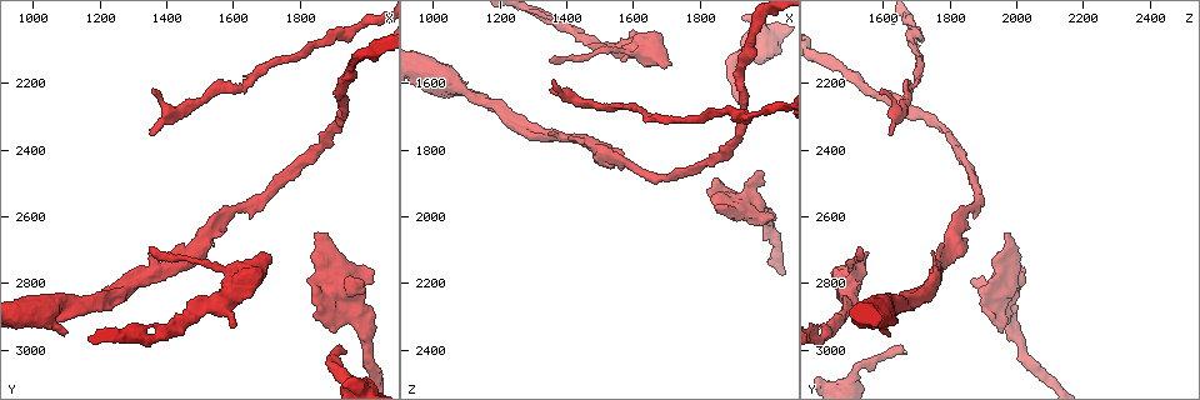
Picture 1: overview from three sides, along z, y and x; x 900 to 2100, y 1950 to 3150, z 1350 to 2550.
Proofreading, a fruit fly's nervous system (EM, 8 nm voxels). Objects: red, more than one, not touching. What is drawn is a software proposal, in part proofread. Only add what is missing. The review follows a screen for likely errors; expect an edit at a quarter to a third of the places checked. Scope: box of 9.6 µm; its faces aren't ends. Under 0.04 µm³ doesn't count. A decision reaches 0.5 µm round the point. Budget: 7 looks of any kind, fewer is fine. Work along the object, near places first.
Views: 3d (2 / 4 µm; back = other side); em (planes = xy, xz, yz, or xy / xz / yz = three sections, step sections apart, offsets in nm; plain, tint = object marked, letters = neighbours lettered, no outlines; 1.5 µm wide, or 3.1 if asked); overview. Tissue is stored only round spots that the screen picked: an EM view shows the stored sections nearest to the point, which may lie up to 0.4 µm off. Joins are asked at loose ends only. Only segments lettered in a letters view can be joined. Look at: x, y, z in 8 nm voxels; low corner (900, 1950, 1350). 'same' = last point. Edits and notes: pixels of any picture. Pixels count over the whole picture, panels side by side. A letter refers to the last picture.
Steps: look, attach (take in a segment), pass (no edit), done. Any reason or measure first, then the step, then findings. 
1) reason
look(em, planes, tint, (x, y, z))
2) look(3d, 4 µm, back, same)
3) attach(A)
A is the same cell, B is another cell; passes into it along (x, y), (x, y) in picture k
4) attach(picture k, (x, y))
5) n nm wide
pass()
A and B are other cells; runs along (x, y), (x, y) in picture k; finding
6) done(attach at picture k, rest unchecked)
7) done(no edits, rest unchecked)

free end
look(em, xz, step 4, letters, (1100, 2950, 1620))

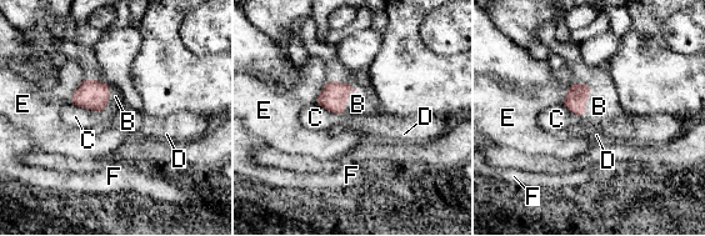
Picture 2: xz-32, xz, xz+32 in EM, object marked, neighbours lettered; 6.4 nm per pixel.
cut it another way
look(em, planes, letters, same)

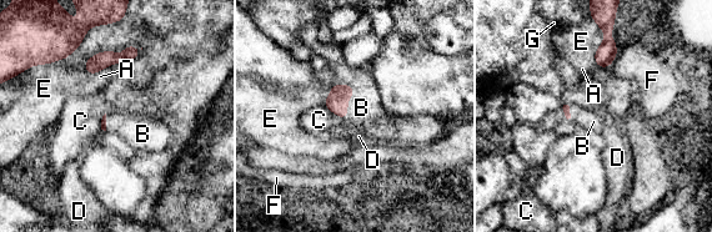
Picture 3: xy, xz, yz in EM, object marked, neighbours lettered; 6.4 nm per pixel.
attach(B)
B is the same cell, A, C, D, E, F and G are other cells; passes into it along (339, 96), (346, 102), (361, 107) in picture 3; it goes on there

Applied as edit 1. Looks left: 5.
branch stops here
look(em, planes, letters, (1590, 2930, 1440))

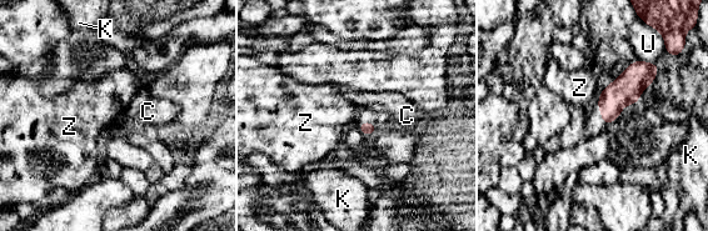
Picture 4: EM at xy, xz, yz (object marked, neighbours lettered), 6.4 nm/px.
pass()
C, K, U and Z are other cells; none of them fits

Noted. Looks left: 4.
branch stops here
look(em, xy, step 8, letters, (2010, 2750, 2000))

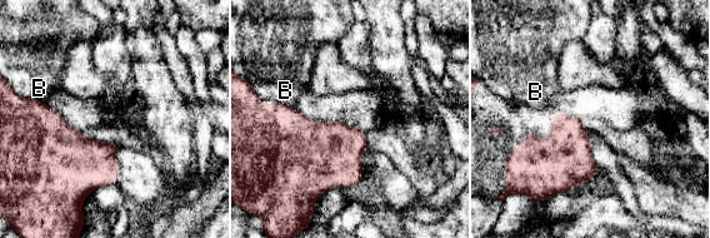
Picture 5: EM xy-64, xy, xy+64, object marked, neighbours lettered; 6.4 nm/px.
pass()
B is another cell; border along (270, 102), (278, 102), (294, 108) in picture 5; no lettered segment goes on from it

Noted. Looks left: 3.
done(attach at picture 3, rest unchecked)

